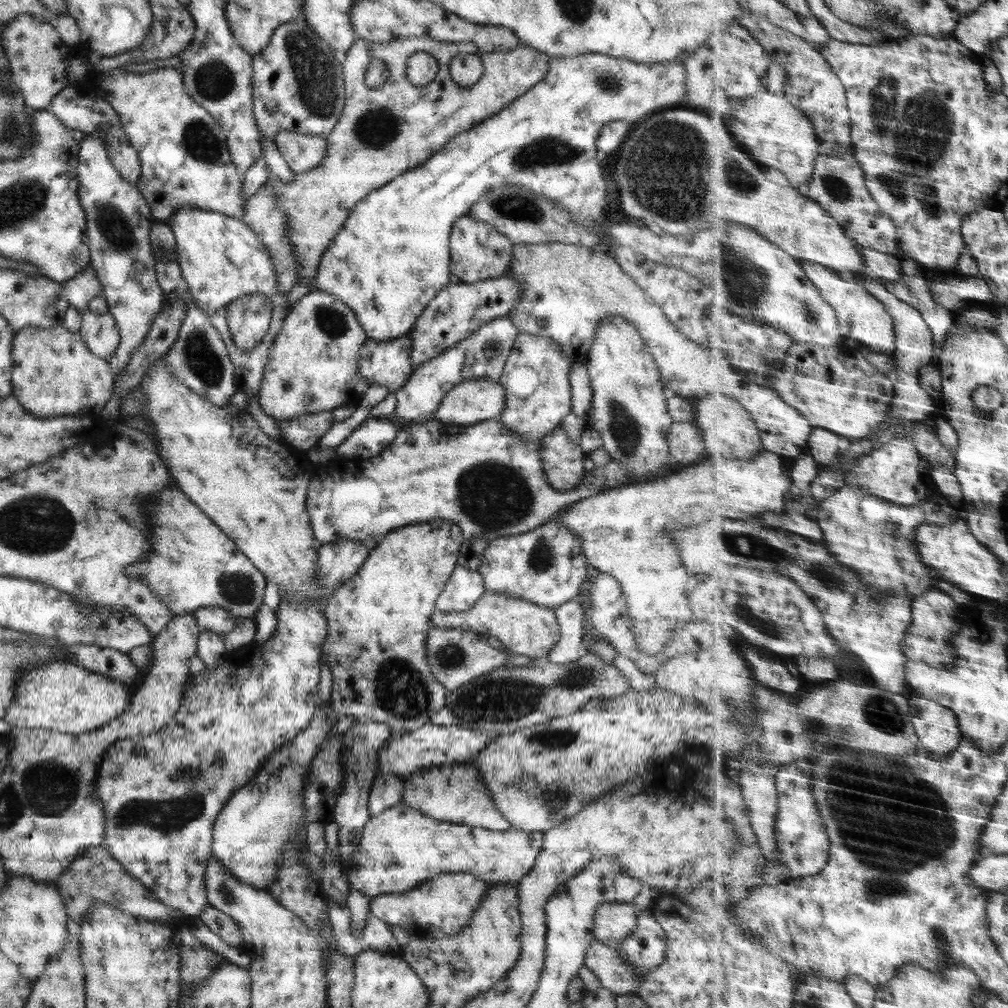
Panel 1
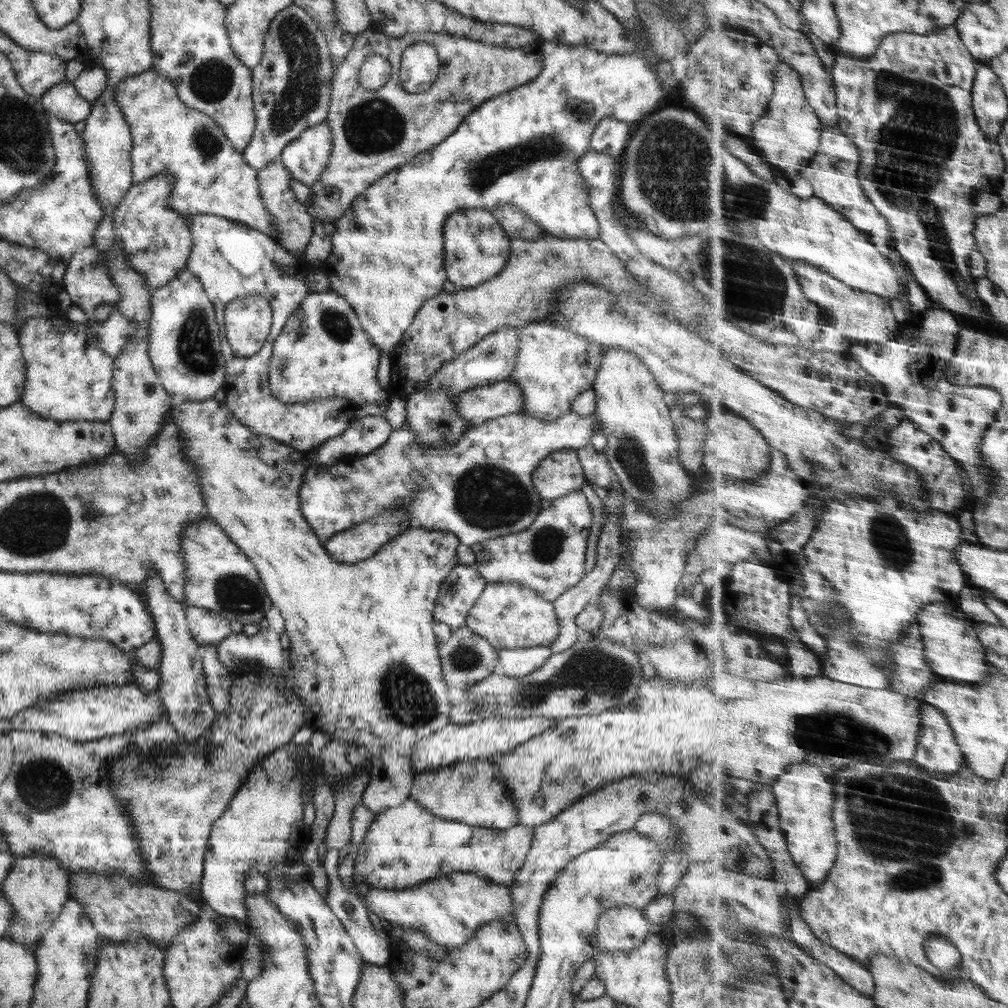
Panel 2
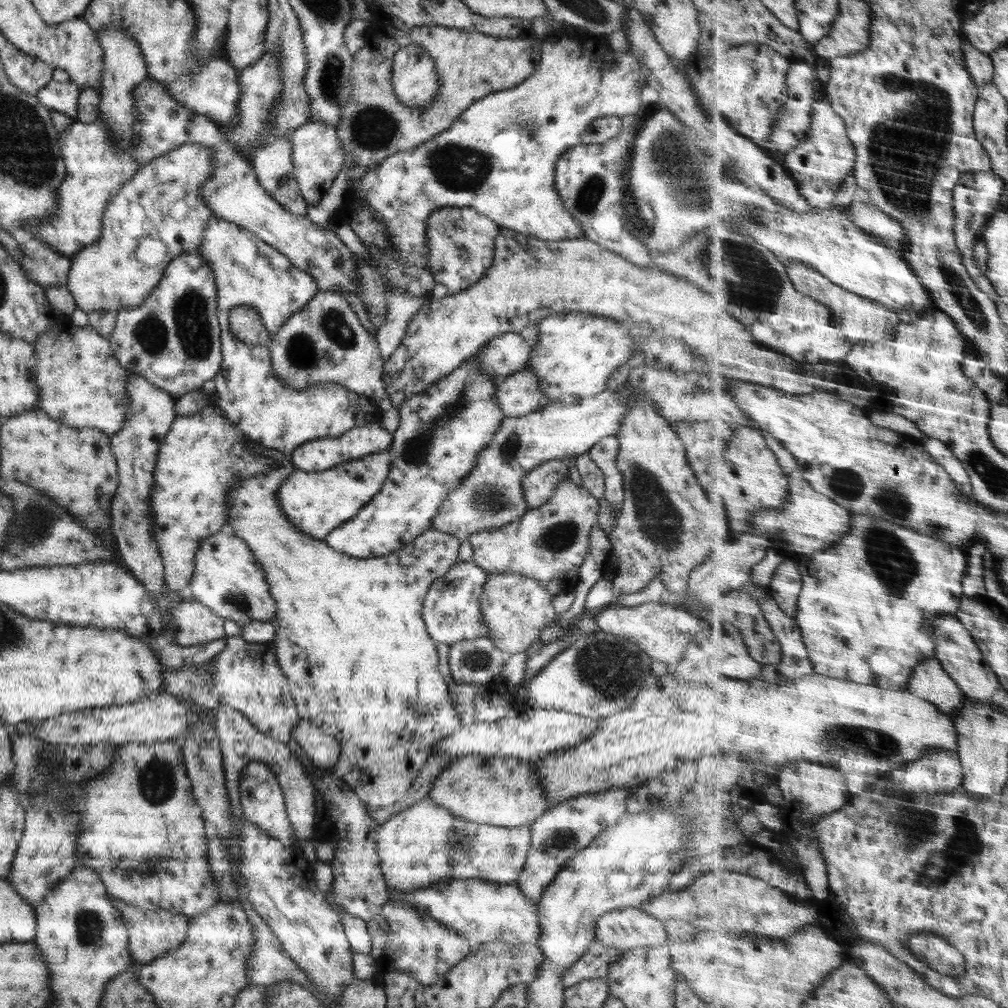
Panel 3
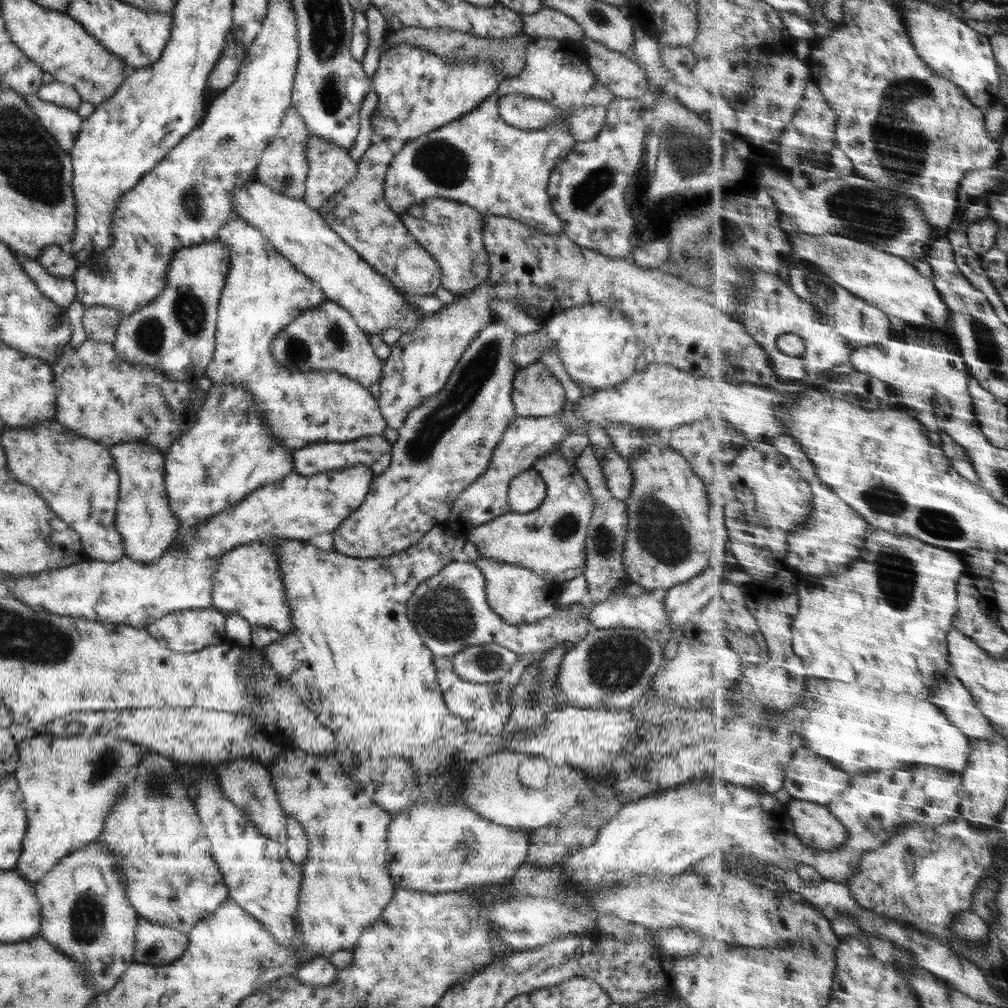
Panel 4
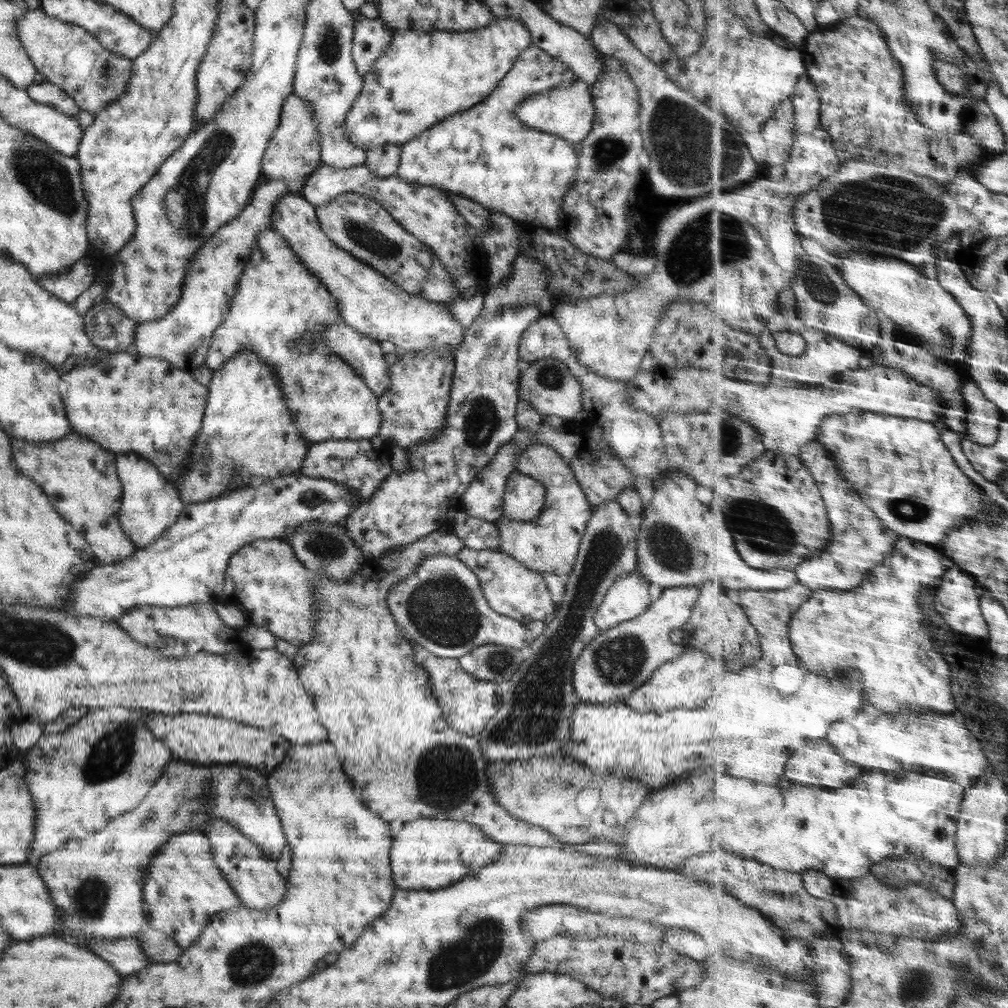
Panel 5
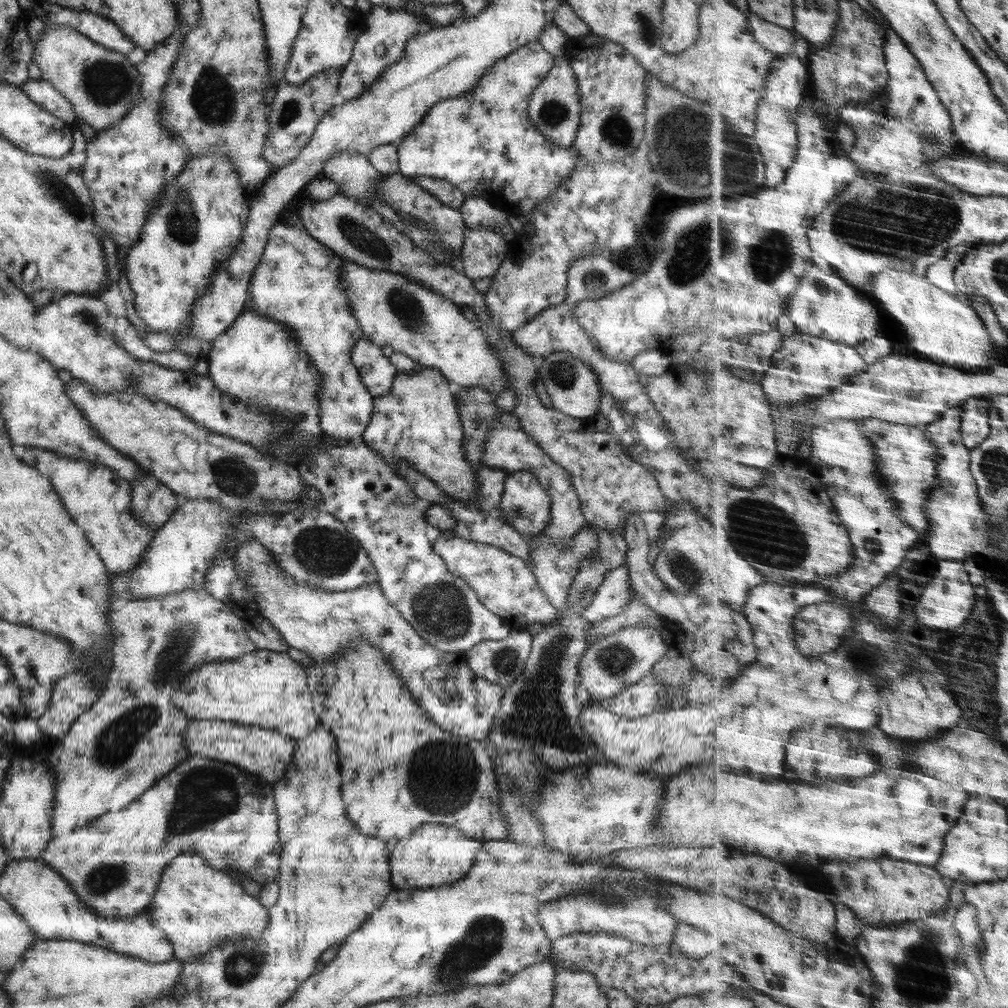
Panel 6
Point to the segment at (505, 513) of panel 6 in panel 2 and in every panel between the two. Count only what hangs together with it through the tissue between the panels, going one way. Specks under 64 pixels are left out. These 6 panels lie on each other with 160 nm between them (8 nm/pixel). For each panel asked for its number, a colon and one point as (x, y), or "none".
2: (557, 474)
3: (537, 484)
4: (525, 492)
5: (523, 497)

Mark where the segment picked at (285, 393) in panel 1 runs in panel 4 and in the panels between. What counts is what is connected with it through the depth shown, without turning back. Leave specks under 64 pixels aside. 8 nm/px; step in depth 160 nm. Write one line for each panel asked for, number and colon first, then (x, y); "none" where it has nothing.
2: (321, 351)
3: (323, 342)
4: (323, 338)

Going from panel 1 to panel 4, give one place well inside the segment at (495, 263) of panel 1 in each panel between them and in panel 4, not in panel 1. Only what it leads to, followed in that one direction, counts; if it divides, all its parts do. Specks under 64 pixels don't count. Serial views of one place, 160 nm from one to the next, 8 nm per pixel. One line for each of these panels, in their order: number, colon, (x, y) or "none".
2: (475, 247)
3: (459, 241)
4: (450, 232)

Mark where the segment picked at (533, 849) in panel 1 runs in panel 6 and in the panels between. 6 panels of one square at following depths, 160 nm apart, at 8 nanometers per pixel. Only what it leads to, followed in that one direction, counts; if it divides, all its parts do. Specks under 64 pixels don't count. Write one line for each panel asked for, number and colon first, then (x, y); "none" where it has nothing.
2: (405, 845)
3: (421, 845)
4: (435, 848)
5: (428, 853)
6: (434, 855)

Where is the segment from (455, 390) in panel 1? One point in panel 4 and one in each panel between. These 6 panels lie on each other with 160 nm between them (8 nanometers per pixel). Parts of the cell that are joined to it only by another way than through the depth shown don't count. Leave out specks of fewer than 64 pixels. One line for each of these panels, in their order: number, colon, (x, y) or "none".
2: (477, 404)
3: (518, 394)
4: (535, 391)

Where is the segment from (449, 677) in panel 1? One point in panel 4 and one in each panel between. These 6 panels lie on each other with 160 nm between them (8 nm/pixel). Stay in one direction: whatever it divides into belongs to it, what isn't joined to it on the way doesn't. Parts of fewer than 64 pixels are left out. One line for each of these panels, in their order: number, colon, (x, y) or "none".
2: (465, 658)
3: (478, 661)
4: (487, 663)

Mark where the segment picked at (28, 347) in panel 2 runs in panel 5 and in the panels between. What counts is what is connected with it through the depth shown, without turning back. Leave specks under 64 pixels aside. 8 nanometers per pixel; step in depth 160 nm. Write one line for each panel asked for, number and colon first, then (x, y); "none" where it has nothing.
3: (80, 384)
4: (99, 396)
5: (129, 404)

